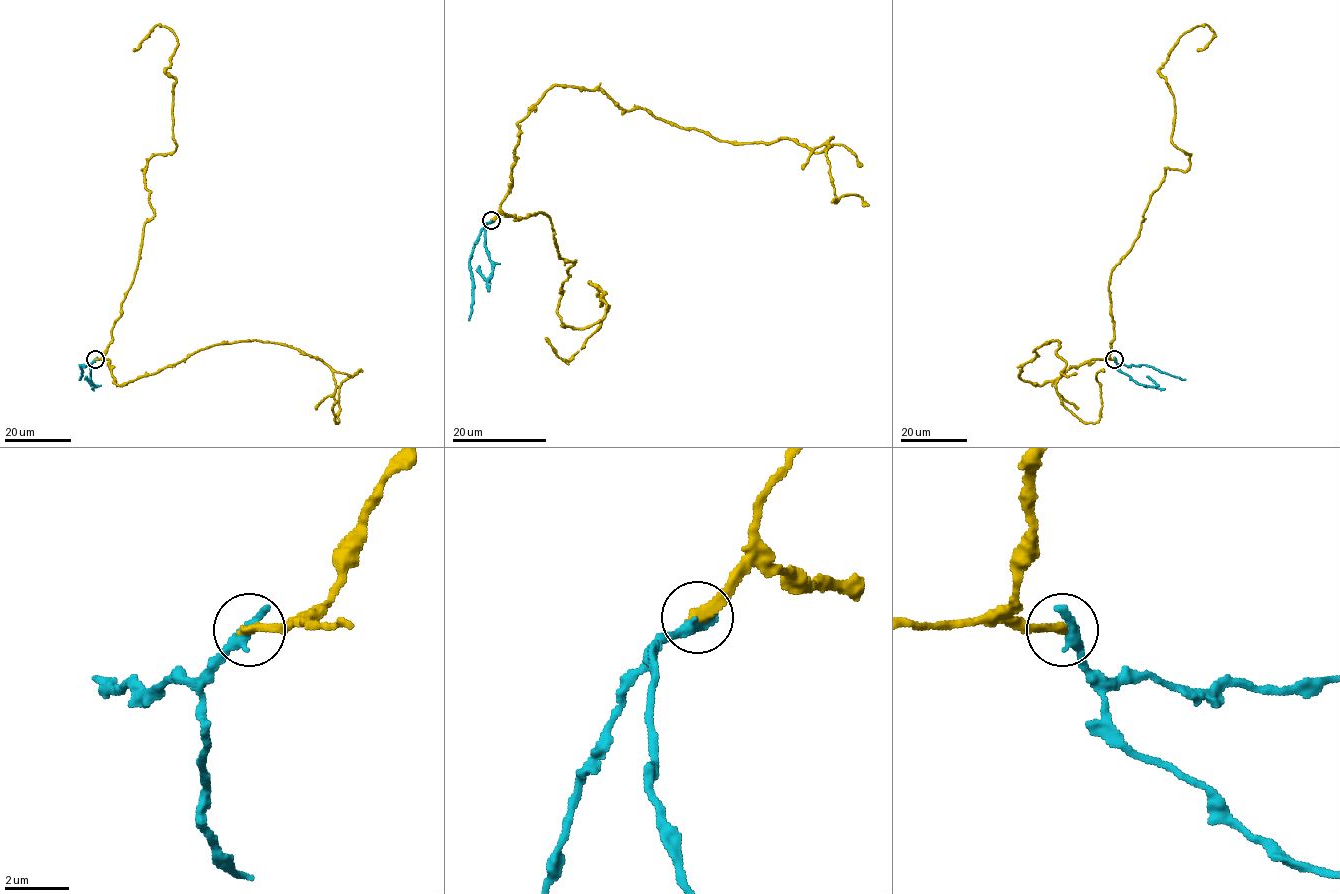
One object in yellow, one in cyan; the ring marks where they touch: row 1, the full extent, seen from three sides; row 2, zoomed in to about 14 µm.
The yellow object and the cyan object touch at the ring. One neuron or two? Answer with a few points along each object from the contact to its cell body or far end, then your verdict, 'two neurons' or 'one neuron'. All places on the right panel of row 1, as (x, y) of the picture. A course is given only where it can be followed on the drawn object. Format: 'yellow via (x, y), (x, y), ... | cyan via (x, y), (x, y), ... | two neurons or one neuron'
yellow via (1114, 360), (1111, 272), (1164, 171), (1189, 166), (1159, 71), (1207, 24), (1197, 51) | cyan via (1114, 360), (1120, 365), (1150, 365), (1185, 379) | two neurons

